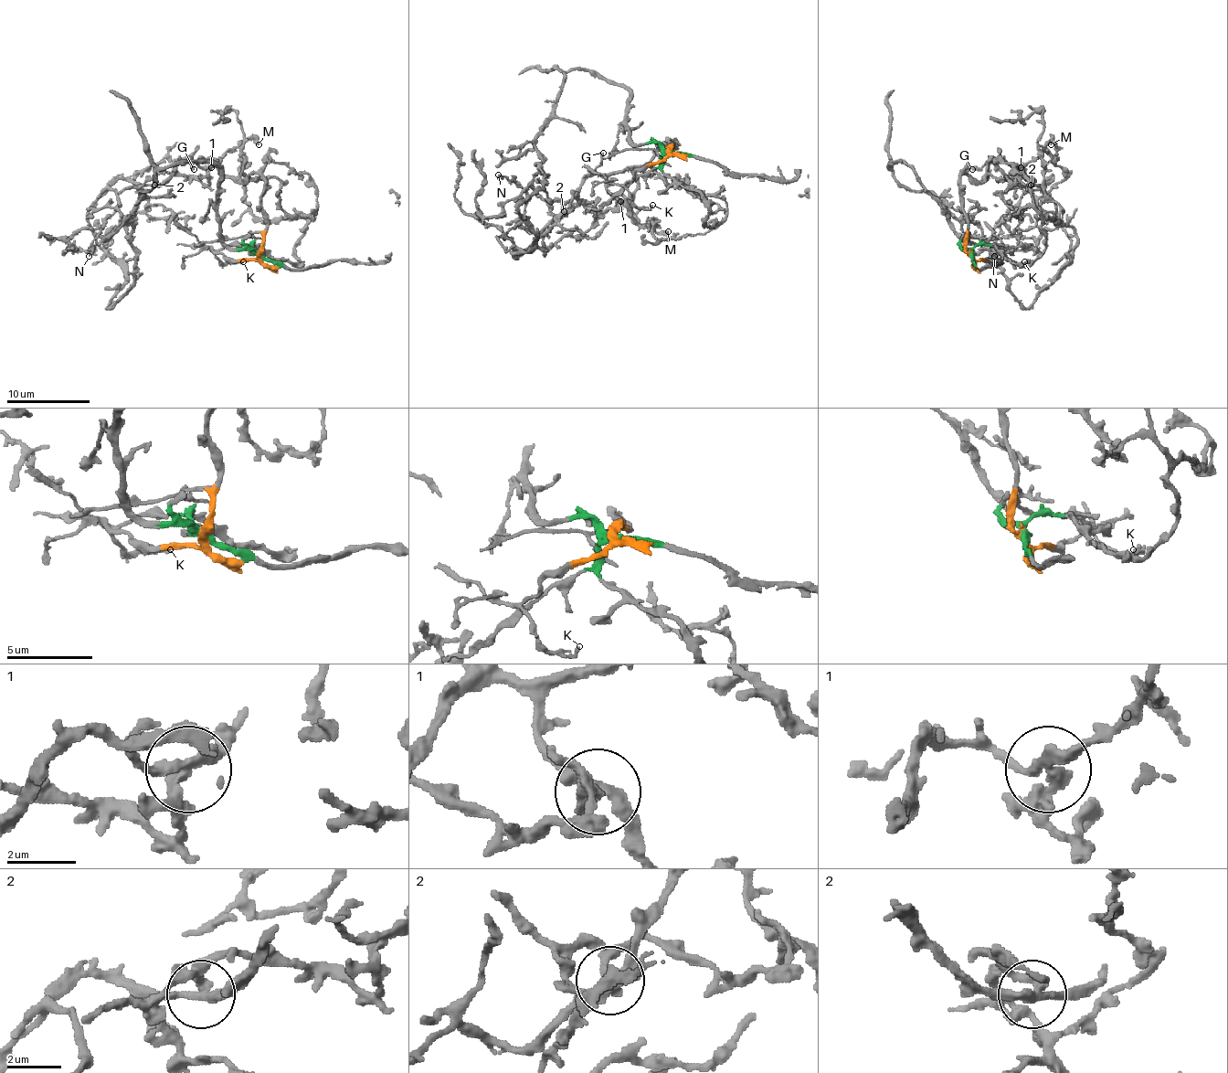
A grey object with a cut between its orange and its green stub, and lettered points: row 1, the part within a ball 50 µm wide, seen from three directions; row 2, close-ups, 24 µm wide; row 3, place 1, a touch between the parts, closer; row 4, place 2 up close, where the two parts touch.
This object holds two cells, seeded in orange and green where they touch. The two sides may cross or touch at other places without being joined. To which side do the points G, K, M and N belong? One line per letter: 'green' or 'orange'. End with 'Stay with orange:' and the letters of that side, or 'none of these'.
G: orange
K: orange
M: orange
N: orange
Stay with orange: G, K, M, N

